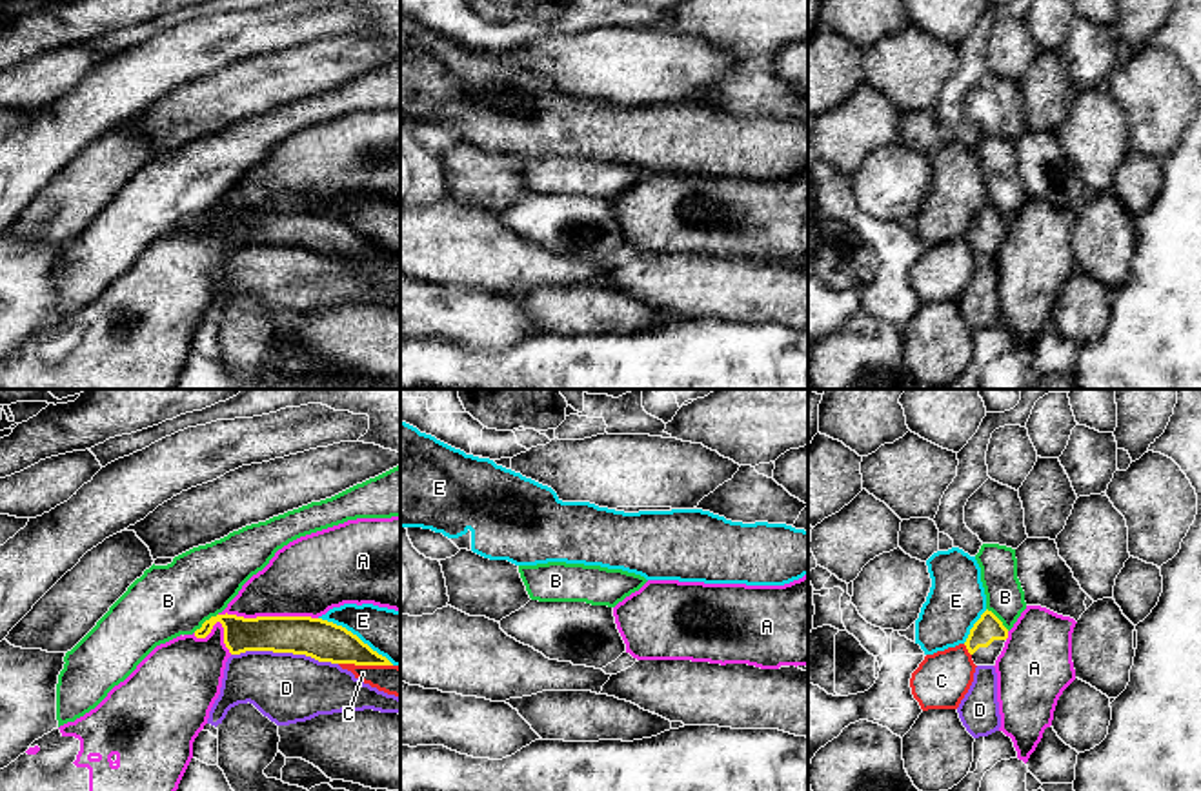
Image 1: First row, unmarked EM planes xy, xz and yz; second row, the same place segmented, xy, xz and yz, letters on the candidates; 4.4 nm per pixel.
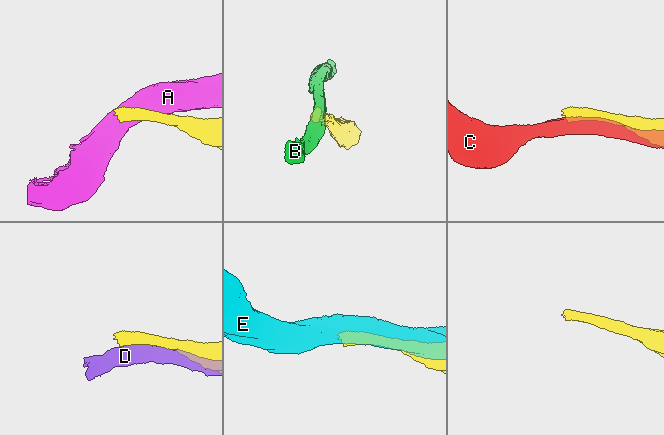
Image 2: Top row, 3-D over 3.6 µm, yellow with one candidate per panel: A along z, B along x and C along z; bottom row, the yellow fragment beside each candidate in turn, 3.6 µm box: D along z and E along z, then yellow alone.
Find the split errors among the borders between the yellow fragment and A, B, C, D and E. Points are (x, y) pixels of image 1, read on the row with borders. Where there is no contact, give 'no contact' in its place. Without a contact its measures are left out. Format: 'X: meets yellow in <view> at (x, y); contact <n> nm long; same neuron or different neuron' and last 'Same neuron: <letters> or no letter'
A: meets yellow in xy at (268, 617); contact 440 nm long; different neuron
B: meets yellow in xy at (204, 622); contact 140 nm long; different neuron
C: meets yellow in xy at (366, 664); contact 240 nm long; different neuron
D: meets yellow in xy at (284, 651); contact 480 nm long; different neuron
E: meets yellow in xy at (355, 635); contact 400 nm long; different neuron
Same neuron: no letter

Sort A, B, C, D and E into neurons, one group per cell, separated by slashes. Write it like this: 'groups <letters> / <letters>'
groups A / B / C / D / E

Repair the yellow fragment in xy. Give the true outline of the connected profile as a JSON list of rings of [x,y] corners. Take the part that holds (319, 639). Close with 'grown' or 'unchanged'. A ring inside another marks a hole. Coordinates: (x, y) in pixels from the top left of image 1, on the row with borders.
[[[217,615],[195,631],[206,638],[213,626],[224,627],[224,644],[231,655],[246,651],[273,651],[306,655],[318,662],[355,666],[393,666],[357,635],[342,626],[311,616],[257,616]]]; unchanged

